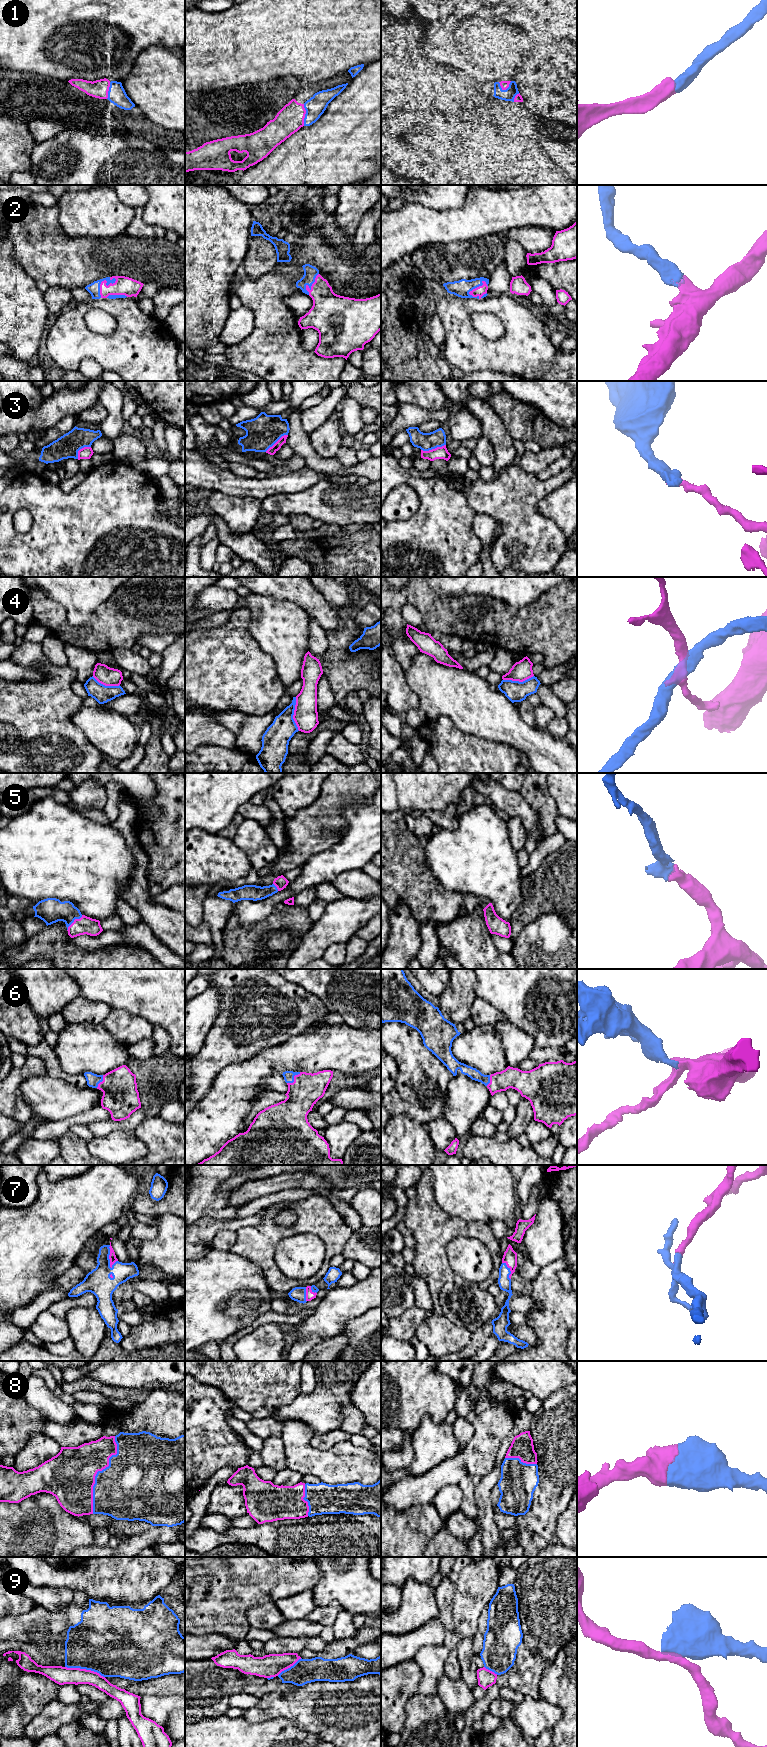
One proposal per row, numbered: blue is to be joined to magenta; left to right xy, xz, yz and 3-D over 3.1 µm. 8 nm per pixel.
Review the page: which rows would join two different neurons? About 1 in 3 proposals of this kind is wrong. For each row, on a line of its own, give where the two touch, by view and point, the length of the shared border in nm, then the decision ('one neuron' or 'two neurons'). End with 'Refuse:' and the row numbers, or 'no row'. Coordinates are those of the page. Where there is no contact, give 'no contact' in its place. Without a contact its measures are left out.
1: meets magenta in xz at (304, 115); contact 180 nm long; one neuron
2: meets magenta in xy at (104, 280); contact 200 nm long; one neuron
3: meets magenta in yz at (433, 449); contact 200 nm long; two neurons
4: meets magenta in xz at (294, 714); contact 280 nm long; two neurons
5: meets magenta in xy at (74, 921); contact 180 nm long; one neuron
6: meets magenta in xz at (294, 1079); contact 140 nm long; one neuron
7: meets magenta in xy at (109, 1257); contact 190 nm long; one neuron
8: meets magenta in xy at (97, 1471); contact 650 nm long; one neuron
9: meets magenta in xy at (85, 1669); contact 340 nm long; two neurons
Refuse: 3, 4, 9

